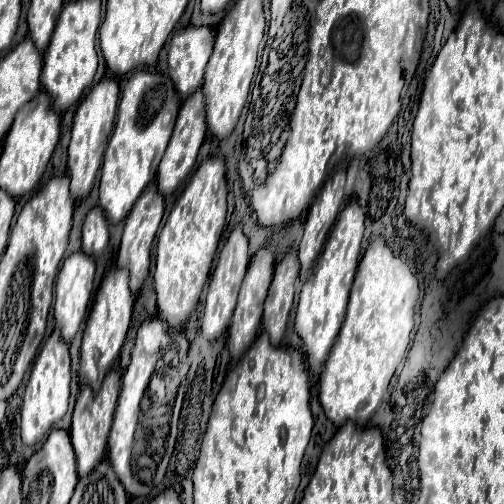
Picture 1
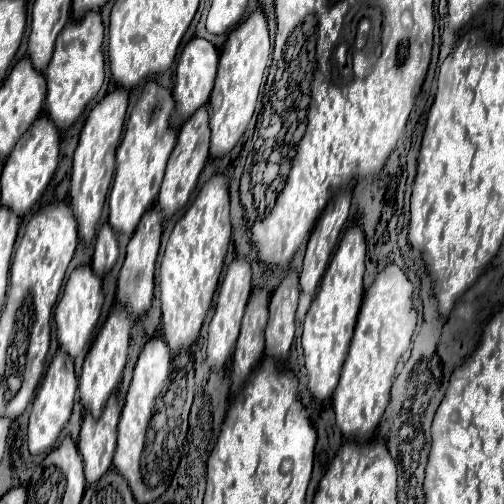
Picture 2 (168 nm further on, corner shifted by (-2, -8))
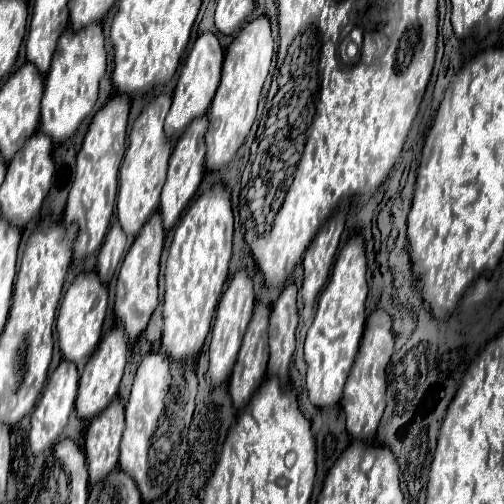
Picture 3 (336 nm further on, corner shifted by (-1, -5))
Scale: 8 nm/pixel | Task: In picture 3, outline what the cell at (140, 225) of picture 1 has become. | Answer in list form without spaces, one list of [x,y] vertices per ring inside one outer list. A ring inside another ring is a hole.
[[[154,213],[138,237],[134,239],[130,251],[124,257],[124,263],[118,273],[118,287],[116,287],[116,303],[114,311],[116,317],[124,323],[124,329],[130,337],[130,341],[136,341],[136,337],[146,329],[156,305],[158,305],[158,271],[160,271],[160,255],[164,247],[164,227],[160,213]]]

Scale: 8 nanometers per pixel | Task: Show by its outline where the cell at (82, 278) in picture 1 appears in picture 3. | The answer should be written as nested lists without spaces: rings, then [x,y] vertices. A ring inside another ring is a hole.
[[[86,271],[86,273],[76,275],[76,279],[68,287],[68,291],[60,303],[58,317],[56,317],[58,345],[60,345],[64,359],[80,363],[80,361],[86,361],[94,353],[94,349],[100,341],[106,307],[108,307],[108,291],[100,283],[96,271]]]

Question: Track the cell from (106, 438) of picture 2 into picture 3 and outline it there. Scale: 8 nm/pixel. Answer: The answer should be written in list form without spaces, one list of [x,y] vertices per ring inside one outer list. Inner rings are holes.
[[[118,397],[100,417],[92,417],[86,429],[84,453],[88,461],[90,485],[102,481],[118,465],[118,445],[124,431],[124,405]]]

